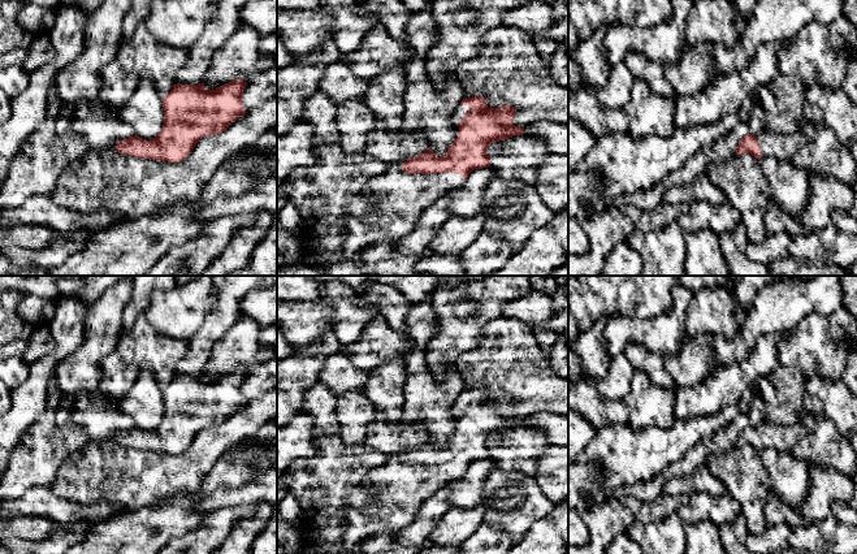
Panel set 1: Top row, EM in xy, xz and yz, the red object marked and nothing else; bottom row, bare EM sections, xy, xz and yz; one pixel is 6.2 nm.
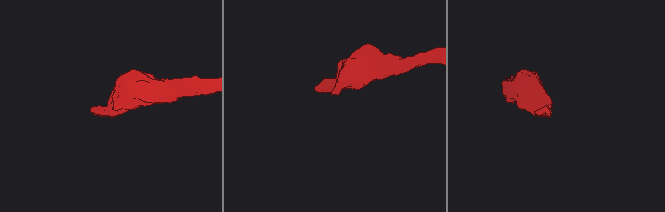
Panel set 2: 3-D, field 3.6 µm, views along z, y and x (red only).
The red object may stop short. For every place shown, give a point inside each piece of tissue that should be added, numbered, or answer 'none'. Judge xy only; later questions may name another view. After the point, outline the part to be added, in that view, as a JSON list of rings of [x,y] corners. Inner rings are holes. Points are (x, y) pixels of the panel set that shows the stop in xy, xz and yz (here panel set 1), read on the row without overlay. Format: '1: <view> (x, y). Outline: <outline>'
none

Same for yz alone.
1: yz (783, 437). Outline: [[[762,420],[756,428],[762,447],[775,447],[782,451],[792,451],[808,432],[800,423],[783,425],[767,420]]]

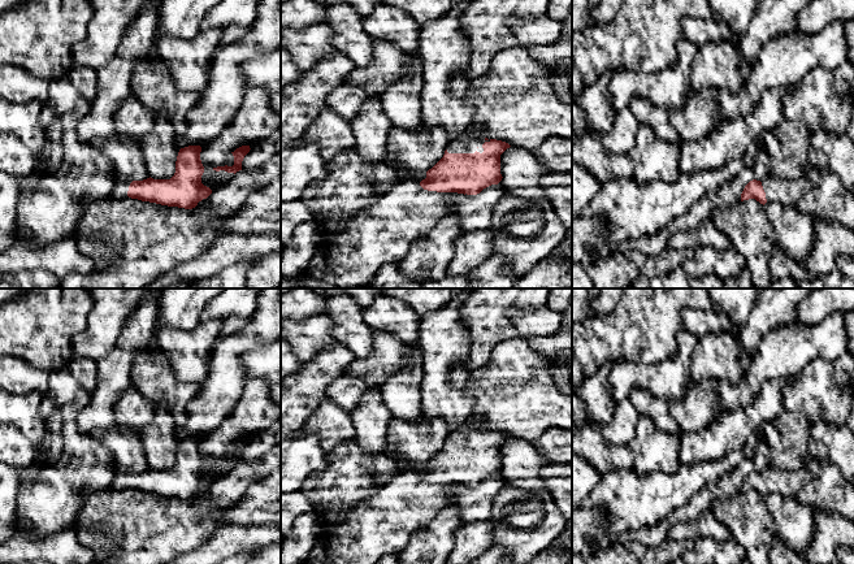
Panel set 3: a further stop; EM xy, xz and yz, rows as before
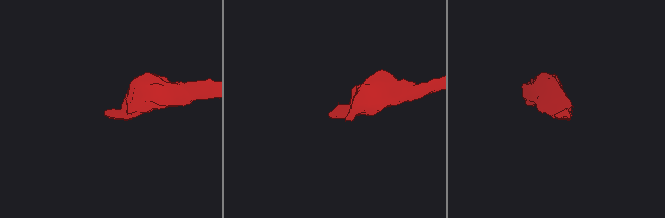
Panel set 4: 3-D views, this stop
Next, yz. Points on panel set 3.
1: yz (788, 482). Outline: [[[767,465],[760,473],[767,493],[780,493],[786,496],[797,496],[812,477],[805,468],[788,470],[772,465]]]

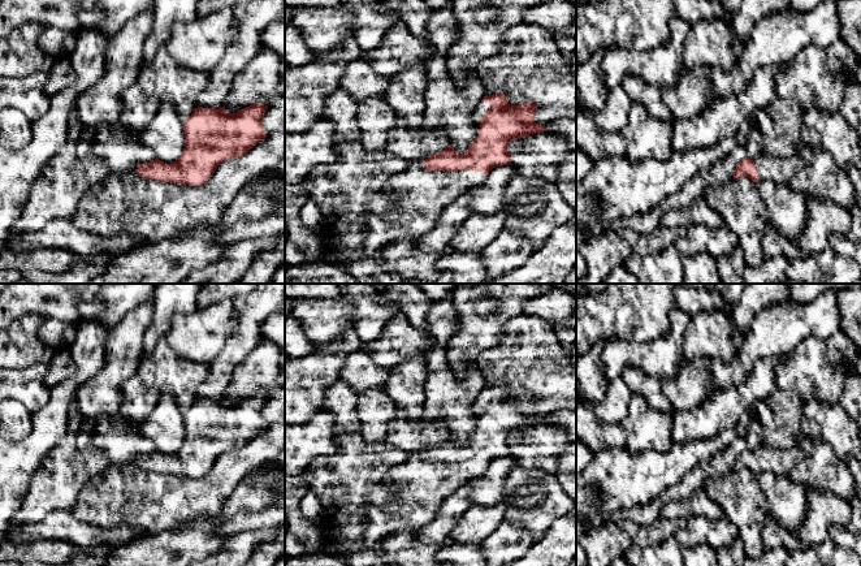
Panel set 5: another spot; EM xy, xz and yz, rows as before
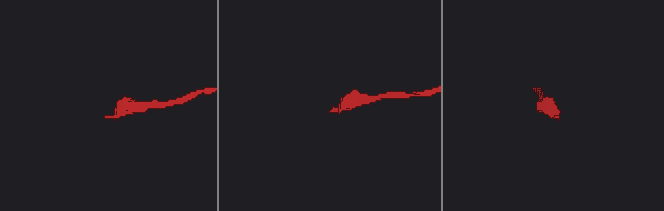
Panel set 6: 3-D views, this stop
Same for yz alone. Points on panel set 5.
1: yz (781, 461). Outline: [[[760,444],[753,451],[760,471],[773,471],[779,475],[789,475],[805,455],[797,446],[780,449],[765,444]]]

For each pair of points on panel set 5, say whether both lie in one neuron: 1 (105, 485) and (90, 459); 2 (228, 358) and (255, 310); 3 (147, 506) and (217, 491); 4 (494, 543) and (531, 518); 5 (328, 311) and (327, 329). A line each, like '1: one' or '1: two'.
1: two
2: one
3: one
4: two
5: one

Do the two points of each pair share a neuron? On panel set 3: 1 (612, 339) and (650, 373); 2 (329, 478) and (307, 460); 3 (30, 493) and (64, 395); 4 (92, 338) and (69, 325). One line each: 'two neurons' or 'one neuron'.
1: two neurons
2: two neurons
3: one neuron
4: two neurons

